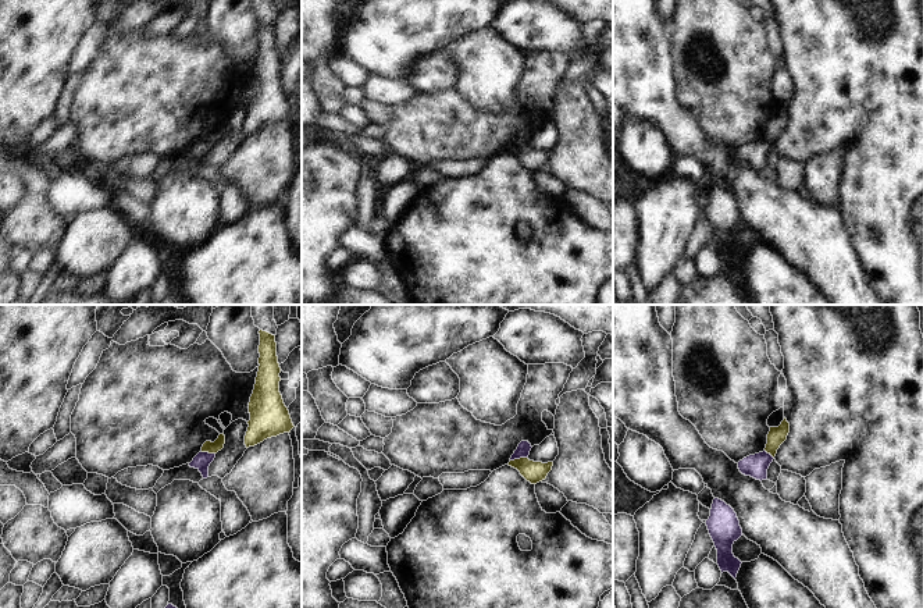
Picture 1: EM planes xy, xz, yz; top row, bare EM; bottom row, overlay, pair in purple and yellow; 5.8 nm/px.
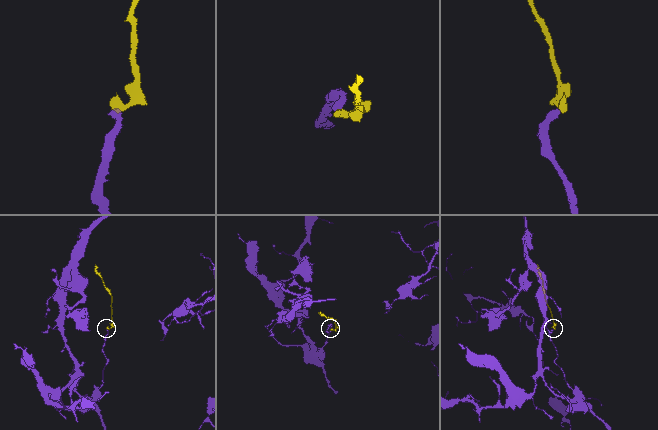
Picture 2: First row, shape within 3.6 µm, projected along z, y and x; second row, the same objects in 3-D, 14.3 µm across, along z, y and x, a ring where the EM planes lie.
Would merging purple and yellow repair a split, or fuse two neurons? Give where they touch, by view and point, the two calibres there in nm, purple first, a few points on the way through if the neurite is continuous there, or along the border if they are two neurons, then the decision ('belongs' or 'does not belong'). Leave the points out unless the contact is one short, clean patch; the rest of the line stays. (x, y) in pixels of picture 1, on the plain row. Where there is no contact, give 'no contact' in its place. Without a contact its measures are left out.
contact xz (519, 146); calibres 80 and 130 nm; border xz (527, 145), (510, 149); does not belong

